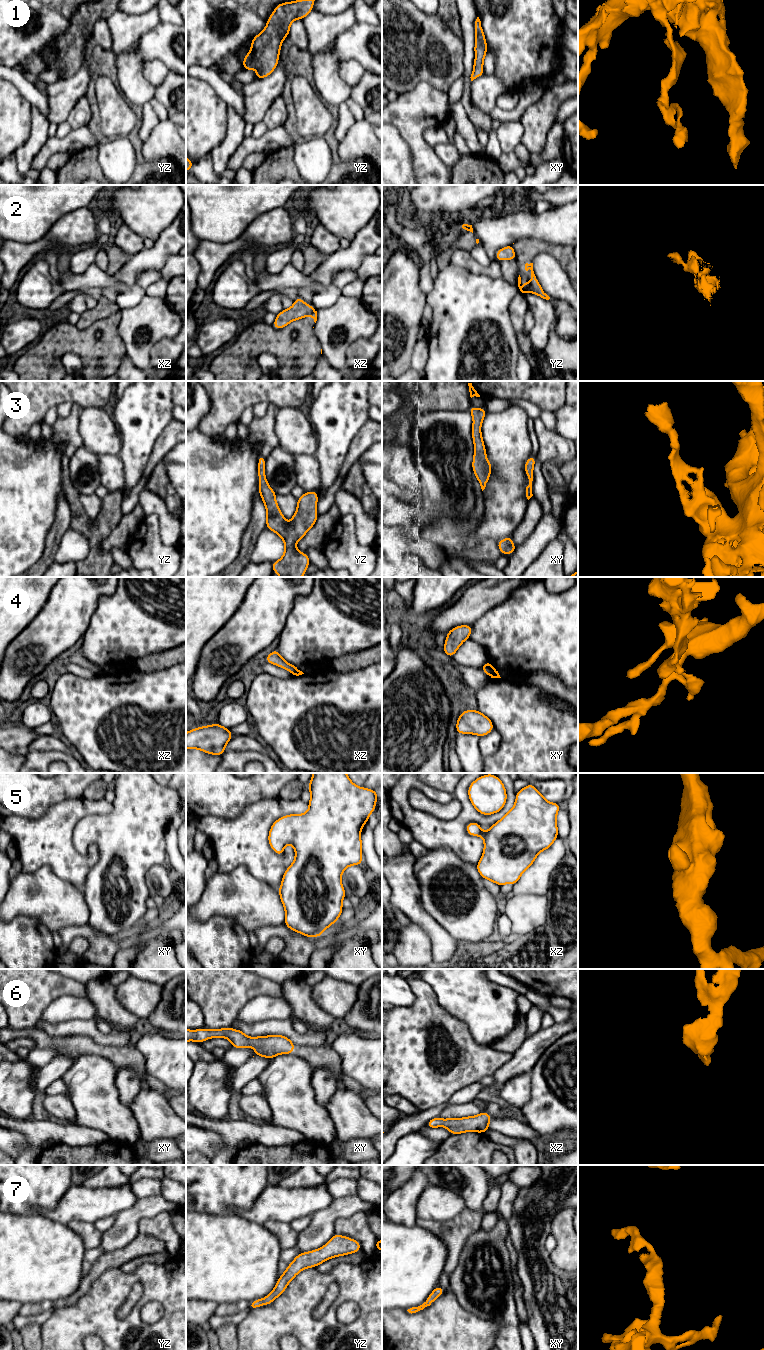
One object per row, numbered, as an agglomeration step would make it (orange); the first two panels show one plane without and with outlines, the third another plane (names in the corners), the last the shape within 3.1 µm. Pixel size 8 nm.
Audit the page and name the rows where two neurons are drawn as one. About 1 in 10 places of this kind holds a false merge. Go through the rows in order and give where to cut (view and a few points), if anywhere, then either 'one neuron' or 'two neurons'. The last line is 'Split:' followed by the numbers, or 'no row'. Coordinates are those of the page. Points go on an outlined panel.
1: no cut | one neuron
2: xz (314, 309), (306, 315) | two neurons
3: no cut | one neuron
4: xy (494, 669), (490, 676) | two neurons
5: no cut | one neuron
6: no cut | one neuron
7: no cut | one neuron
Split: 2, 4

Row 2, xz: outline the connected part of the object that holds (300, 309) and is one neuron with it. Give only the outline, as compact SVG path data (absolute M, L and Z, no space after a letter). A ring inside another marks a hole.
M298 297L294 299L294 304L291 308L283 309L281 313L276 315L273 327L277 330L282 329L290 322L304 318L314 310L313 306L309 306L301 297Z

